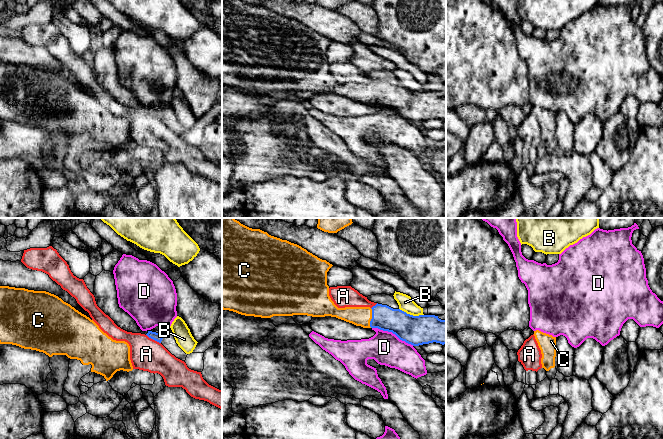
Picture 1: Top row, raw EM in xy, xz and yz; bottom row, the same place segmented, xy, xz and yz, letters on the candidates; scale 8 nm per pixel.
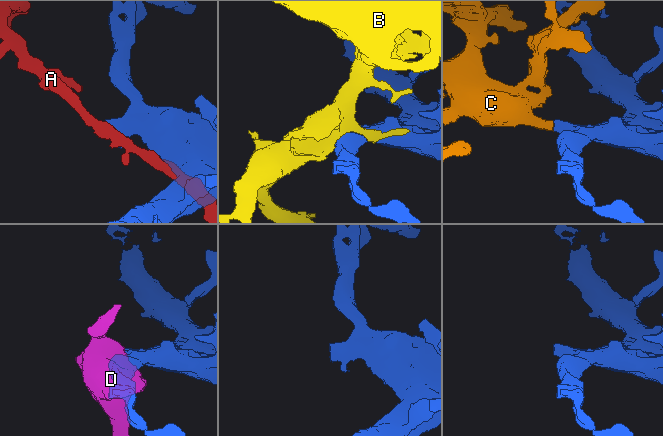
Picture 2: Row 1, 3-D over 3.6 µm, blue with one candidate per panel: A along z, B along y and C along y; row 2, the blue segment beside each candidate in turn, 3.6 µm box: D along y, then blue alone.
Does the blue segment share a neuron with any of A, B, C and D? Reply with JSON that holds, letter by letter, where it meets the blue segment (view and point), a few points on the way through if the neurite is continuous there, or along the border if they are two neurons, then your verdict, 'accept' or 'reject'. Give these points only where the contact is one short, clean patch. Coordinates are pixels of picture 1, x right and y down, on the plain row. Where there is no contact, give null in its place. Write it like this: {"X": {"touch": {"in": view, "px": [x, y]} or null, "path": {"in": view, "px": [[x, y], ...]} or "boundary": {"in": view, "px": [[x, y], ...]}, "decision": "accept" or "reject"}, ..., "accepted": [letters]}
{"A": {"touch": {"in": "xy", "px": [153, 115]}, "decision": "reject"}, "B": {"touch": {"in": "xz", "px": [411, 91]}, "decision": "reject"}, "C": {"touch": {"in": "xz", "px": [372, 94]}, "path": {"in": "xz", "px": [[385, 94], [372, 94], [360, 92]]}, "decision": "accept"}, "D": {"touch": {"in": "xz", "px": [393, 109]}, "decision": "reject"}, "accepted": ["C"]}

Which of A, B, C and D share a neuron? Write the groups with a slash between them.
A / B / C / D

